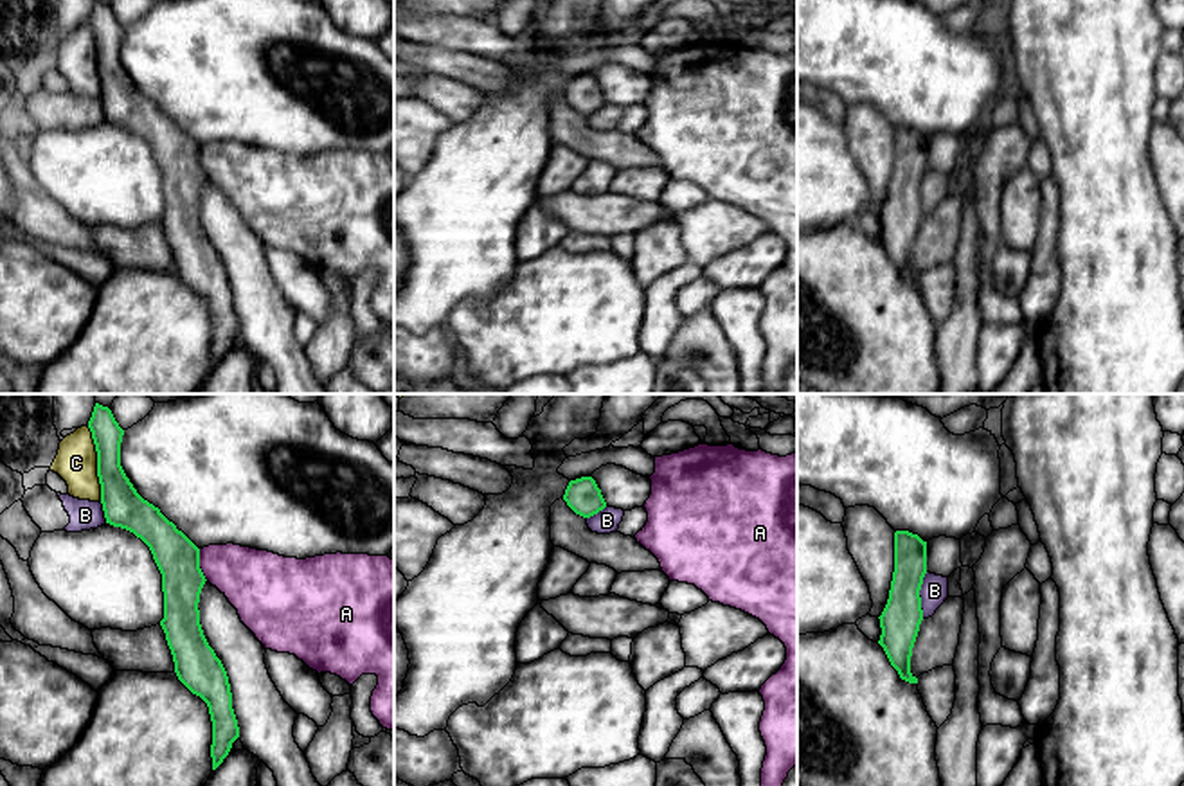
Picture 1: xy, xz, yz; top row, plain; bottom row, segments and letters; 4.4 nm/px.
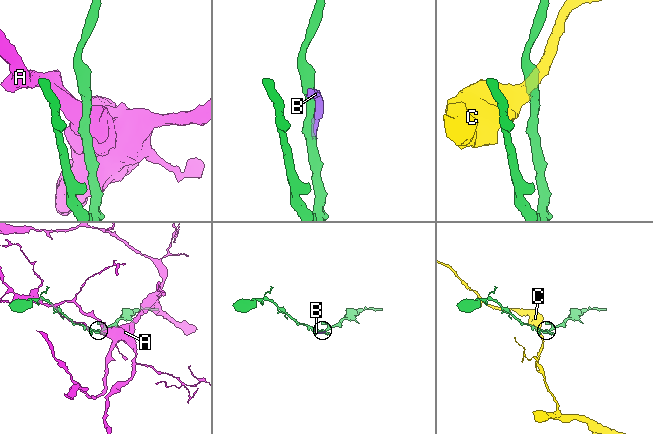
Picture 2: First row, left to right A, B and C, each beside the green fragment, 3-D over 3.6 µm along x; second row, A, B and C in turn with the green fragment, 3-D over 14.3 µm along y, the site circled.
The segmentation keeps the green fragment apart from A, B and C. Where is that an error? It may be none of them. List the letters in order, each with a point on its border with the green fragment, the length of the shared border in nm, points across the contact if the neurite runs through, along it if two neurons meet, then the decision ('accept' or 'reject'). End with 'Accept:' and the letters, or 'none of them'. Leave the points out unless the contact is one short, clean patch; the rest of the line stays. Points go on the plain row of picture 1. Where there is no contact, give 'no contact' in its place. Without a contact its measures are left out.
A: xy (198, 162) | 150 nm | reject
B: yz (918, 193) | 200 nm | reject
C: xy (98, 60) | 360 nm | along xy (87, 22), (96, 49), (101, 98) | reject
Accept: none of them

